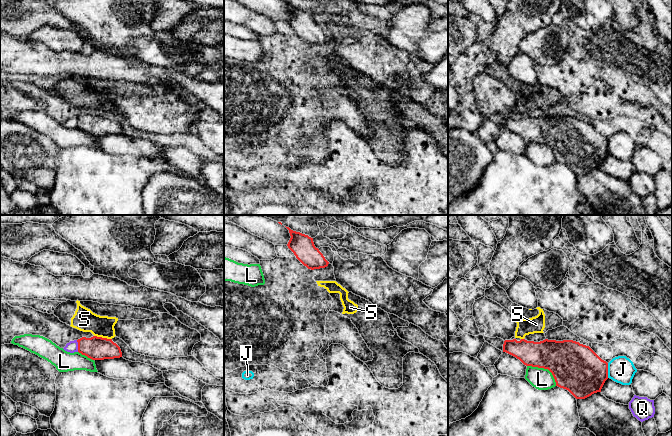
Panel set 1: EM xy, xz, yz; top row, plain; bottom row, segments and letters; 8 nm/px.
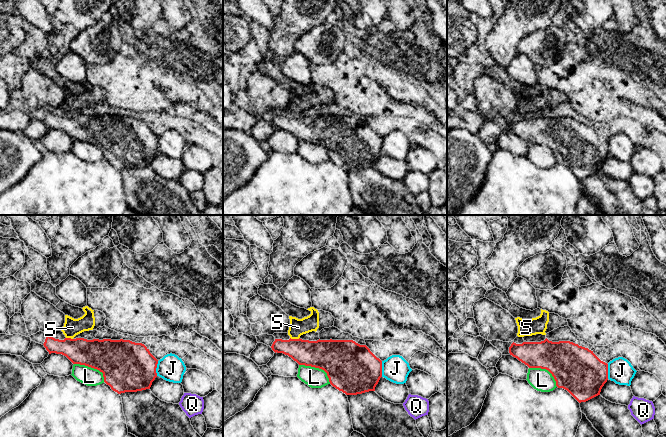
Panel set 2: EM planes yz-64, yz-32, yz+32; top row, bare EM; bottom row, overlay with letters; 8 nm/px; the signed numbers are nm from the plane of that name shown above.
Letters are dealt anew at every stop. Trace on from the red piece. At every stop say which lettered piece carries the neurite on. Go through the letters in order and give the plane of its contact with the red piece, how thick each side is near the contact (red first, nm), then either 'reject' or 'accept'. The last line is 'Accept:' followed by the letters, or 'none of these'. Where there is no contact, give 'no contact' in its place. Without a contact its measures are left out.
J: meets red in yz; 380 nm thick on the red side, 220 nm on the other; reject
L: meets red in yz; 380 nm thick on the red side, 180 nm on the other; reject
Q: meets red in xy; 190 nm thick on the red side, 90 nm on the other; reject
S: meets red in xy; 190 nm thick on the red side, 180 nm on the other; reject
Accept: none of these

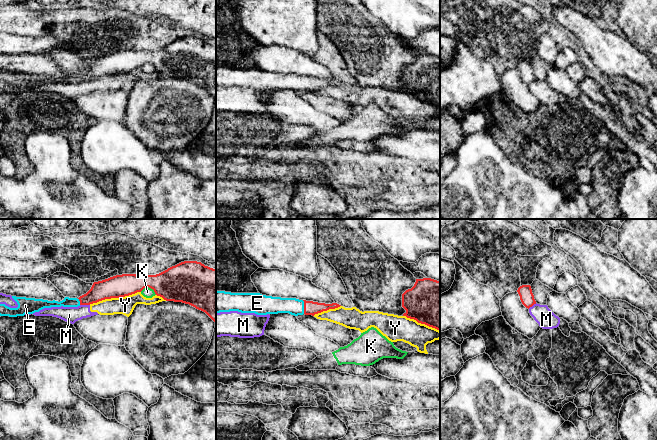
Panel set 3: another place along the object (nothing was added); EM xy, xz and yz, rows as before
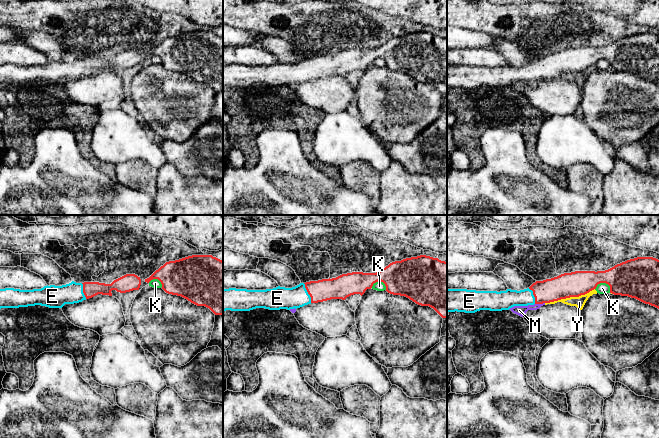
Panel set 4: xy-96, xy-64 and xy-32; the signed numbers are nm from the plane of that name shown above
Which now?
E: meets red in xz; 110 nm thick on the red side, 140 nm on the other; accept
K: meets red in xy; 300 nm thick on the red side, 90 nm on the other; reject
M: meets red in xy; 160 nm thick on the red side, 130 nm on the other; reject
Y: meets red in xy; 180 nm thick on the red side, 140 nm on the other; reject
Accept: E

